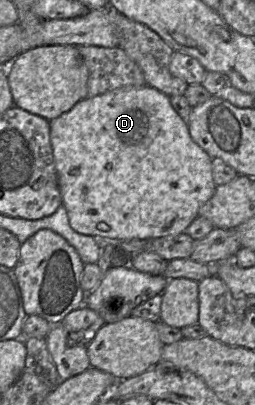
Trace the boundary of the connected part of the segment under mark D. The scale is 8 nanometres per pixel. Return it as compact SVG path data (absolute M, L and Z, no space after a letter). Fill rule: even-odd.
M147 84L140 87L123 87L78 101L72 109L50 121L50 140L62 195L62 204L67 210L70 226L81 234L121 240L153 239L181 234L198 216L201 206L215 192L216 184L212 176L212 157L191 138L187 123L172 107L169 96Z

